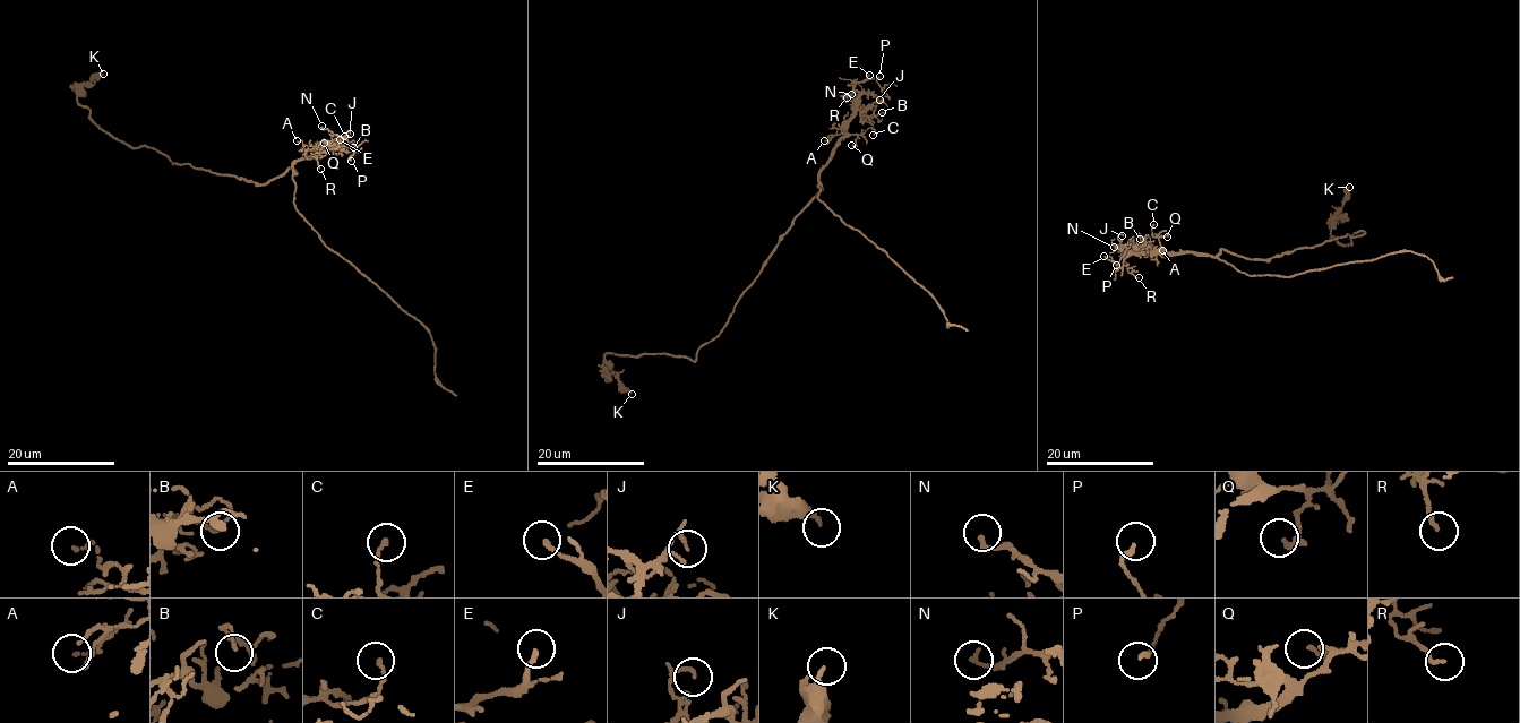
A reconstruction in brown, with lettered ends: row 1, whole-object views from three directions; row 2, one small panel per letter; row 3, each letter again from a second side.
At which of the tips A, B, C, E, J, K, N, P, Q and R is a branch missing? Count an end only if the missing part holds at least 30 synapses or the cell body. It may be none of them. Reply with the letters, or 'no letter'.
no letter

